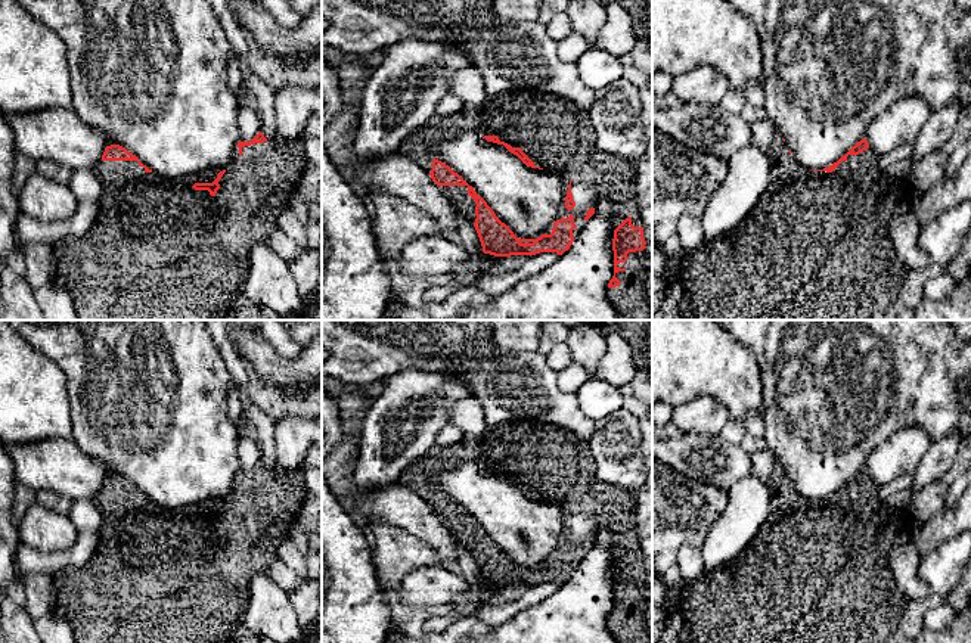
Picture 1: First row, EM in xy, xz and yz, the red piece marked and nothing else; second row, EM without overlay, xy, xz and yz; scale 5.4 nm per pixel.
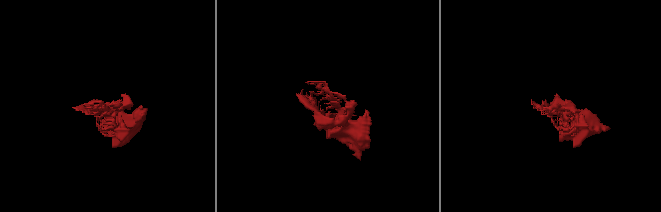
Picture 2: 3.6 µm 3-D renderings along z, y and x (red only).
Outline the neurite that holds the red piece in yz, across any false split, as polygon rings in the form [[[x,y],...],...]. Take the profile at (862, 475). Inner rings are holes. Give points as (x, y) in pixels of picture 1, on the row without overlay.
[[[778,465],[769,482],[769,515],[748,547],[726,565],[666,588],[663,609],[667,622],[657,643],[878,643],[865,627],[859,565],[865,552],[882,541],[882,518],[875,509],[860,509],[847,490],[868,478],[862,469],[828,498],[810,500],[794,488]]]

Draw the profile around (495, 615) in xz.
[[[540,583],[531,585],[521,597],[506,605],[480,603],[478,609],[475,611],[475,616],[478,616],[490,627],[496,628],[506,622],[508,619],[518,615],[519,612],[537,606],[545,599],[555,594],[558,588],[559,585],[556,583]]]

